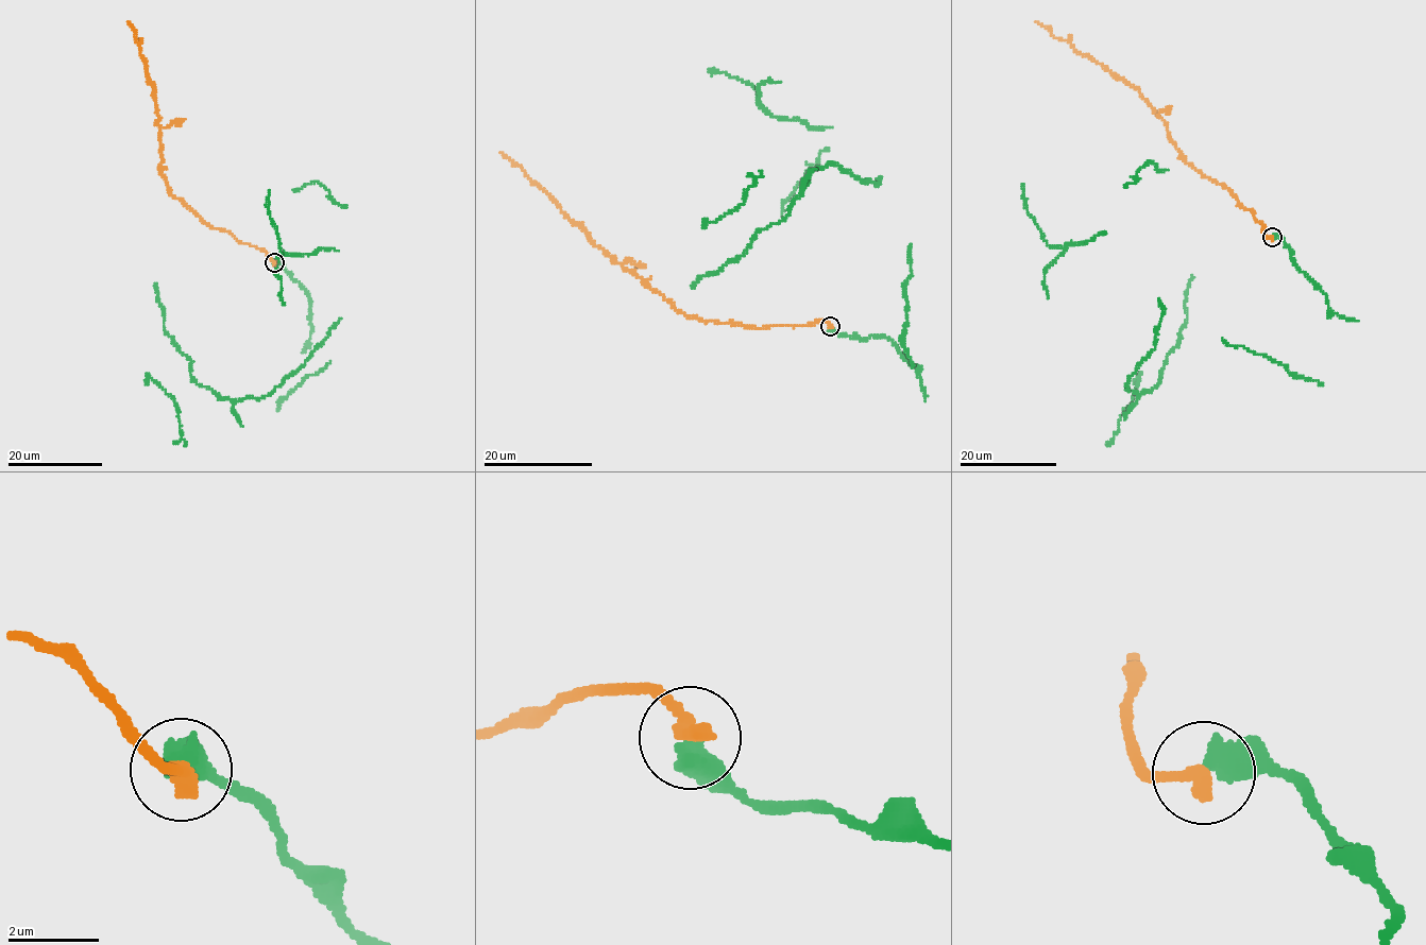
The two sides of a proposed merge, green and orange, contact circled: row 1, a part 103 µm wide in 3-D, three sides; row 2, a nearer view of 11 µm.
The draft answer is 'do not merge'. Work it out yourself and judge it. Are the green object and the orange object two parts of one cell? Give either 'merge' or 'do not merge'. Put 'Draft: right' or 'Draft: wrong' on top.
Draft: right
do not merge

